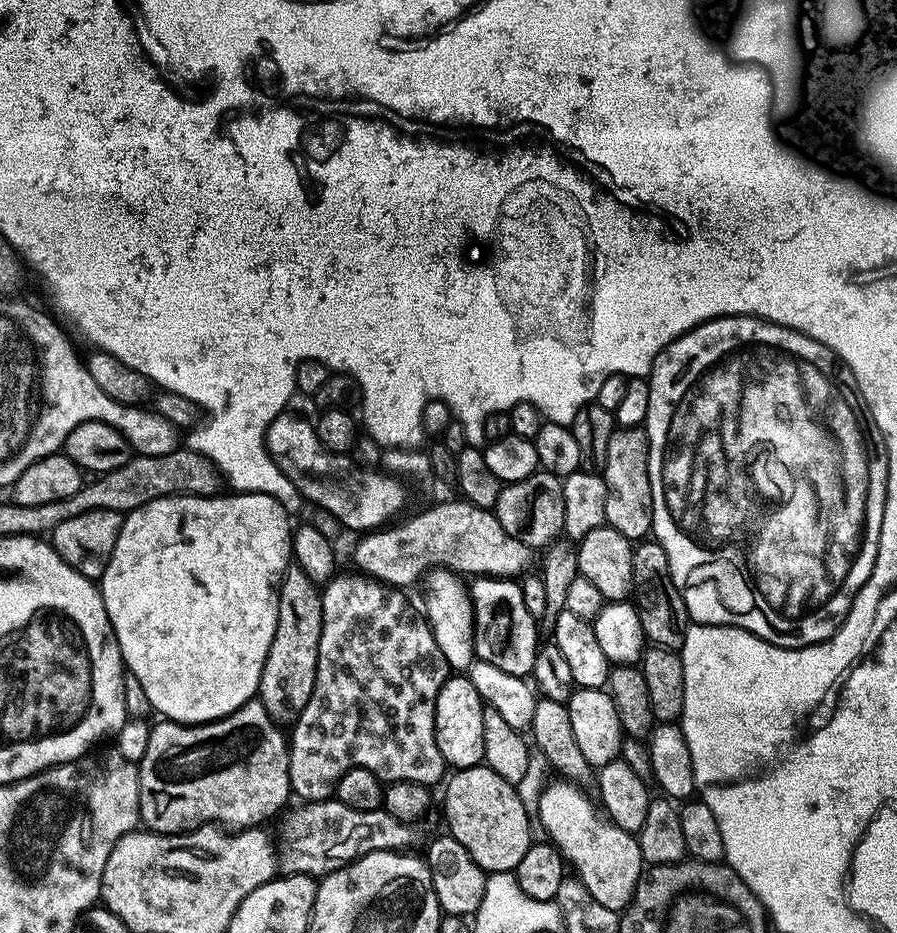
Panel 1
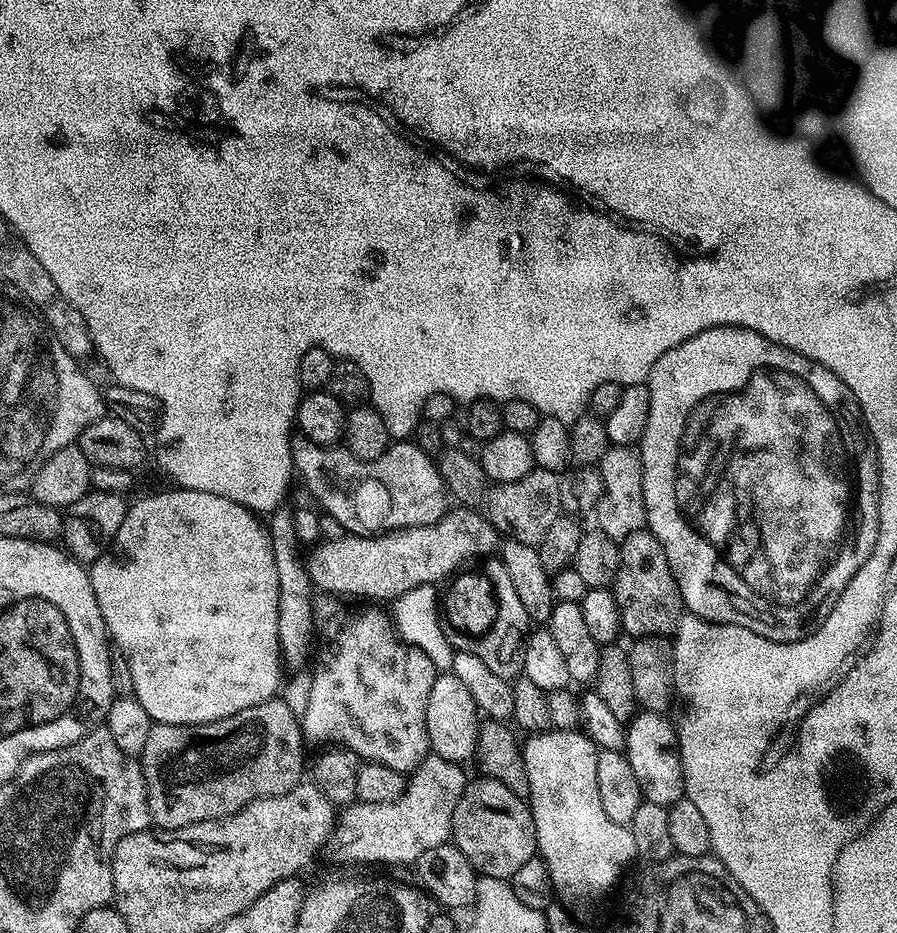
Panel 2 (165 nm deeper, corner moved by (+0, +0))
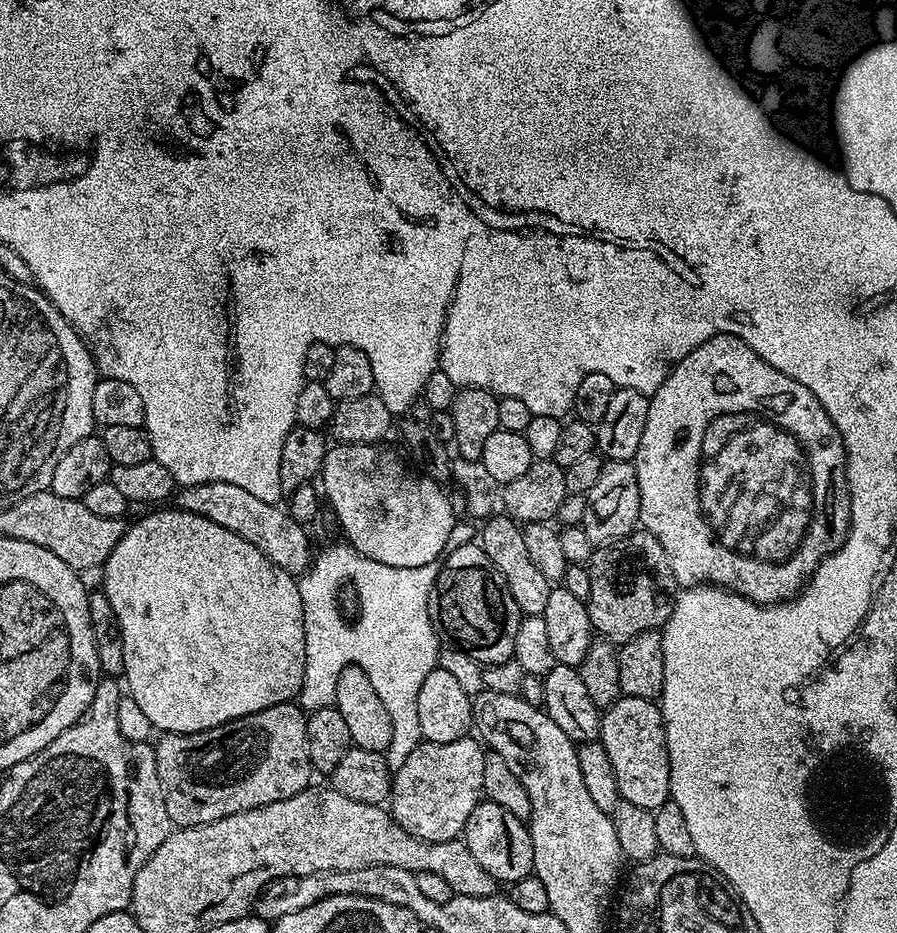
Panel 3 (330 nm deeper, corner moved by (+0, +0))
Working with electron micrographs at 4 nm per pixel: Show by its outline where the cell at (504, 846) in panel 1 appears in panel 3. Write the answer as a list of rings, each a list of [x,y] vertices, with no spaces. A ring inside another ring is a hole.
[[[481,799],[478,806],[470,814],[462,833],[464,845],[474,854],[474,859],[482,865],[482,870],[490,874],[497,882],[512,885],[515,880],[521,880],[533,875],[534,846],[529,825],[523,820],[514,818],[510,810],[504,810],[493,800]]]

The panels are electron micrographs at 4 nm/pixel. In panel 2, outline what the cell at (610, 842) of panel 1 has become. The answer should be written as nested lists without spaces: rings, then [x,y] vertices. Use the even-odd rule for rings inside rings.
[[[541,730],[531,733],[524,740],[522,751],[524,761],[526,762],[526,778],[530,778],[530,807],[532,817],[534,818],[534,826],[536,827],[536,846],[538,855],[541,860],[546,862],[546,866],[550,870],[550,878],[552,879],[553,893],[558,897],[559,903],[567,908],[568,912],[577,914],[577,912],[588,912],[612,887],[616,884],[616,879],[624,872],[624,867],[631,860],[637,859],[636,847],[634,846],[634,834],[630,834],[627,824],[619,824],[618,822],[610,822],[610,818],[606,818],[606,810],[602,810],[602,798],[598,798],[598,749],[596,743],[585,736],[580,730]]]

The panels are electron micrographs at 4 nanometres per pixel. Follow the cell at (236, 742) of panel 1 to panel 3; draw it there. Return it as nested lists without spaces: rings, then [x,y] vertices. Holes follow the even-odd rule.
[[[295,703],[272,704],[268,708],[258,710],[254,714],[246,714],[237,720],[231,720],[225,724],[219,724],[213,728],[207,728],[201,732],[169,732],[159,737],[161,740],[155,741],[156,765],[158,766],[158,782],[162,786],[162,794],[166,802],[166,814],[170,814],[173,825],[177,829],[193,828],[199,824],[209,824],[215,820],[221,820],[227,816],[233,816],[239,812],[249,812],[251,808],[261,808],[267,804],[278,802],[282,798],[290,798],[298,794],[303,788],[309,787],[311,776],[314,776],[314,769],[310,762],[308,753],[308,722],[305,709]]]

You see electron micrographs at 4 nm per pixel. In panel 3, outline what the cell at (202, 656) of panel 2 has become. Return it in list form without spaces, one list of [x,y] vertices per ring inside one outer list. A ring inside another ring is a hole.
[[[160,506],[145,512],[148,513],[141,520],[125,527],[124,536],[104,561],[102,591],[106,598],[110,598],[110,606],[114,606],[116,621],[122,630],[123,679],[128,680],[127,691],[146,713],[146,718],[150,718],[153,729],[164,734],[201,732],[242,718],[246,714],[254,714],[272,704],[295,701],[300,694],[300,685],[304,683],[304,607],[300,597],[300,585],[294,579],[293,573],[282,570],[274,562],[267,560],[253,544],[246,542],[246,538],[238,538],[238,534],[226,530],[226,526],[218,526],[218,522],[212,522],[210,518],[202,518],[175,506]]]

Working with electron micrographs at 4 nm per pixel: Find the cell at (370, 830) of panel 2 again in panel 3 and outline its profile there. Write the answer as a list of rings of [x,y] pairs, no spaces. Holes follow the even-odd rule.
[[[465,734],[454,742],[441,744],[422,742],[410,750],[410,766],[393,775],[392,819],[411,836],[433,844],[455,840],[463,833],[474,806],[478,806],[484,796],[482,766],[486,752],[479,739],[470,737]]]

